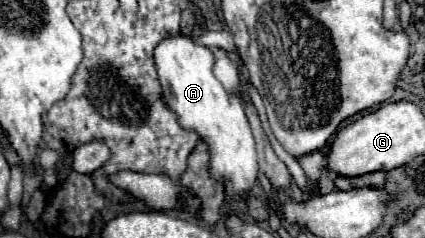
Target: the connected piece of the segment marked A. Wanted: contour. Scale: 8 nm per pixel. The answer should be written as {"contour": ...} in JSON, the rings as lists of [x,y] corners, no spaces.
{"contour":[[[183,34],[169,36],[155,48],[155,66],[163,100],[177,114],[181,128],[197,132],[197,136],[209,144],[209,172],[229,184],[229,196],[225,196],[225,200],[249,192],[259,174],[255,140],[243,104],[229,96],[223,84],[213,76],[213,48],[195,46],[195,42]]]}

